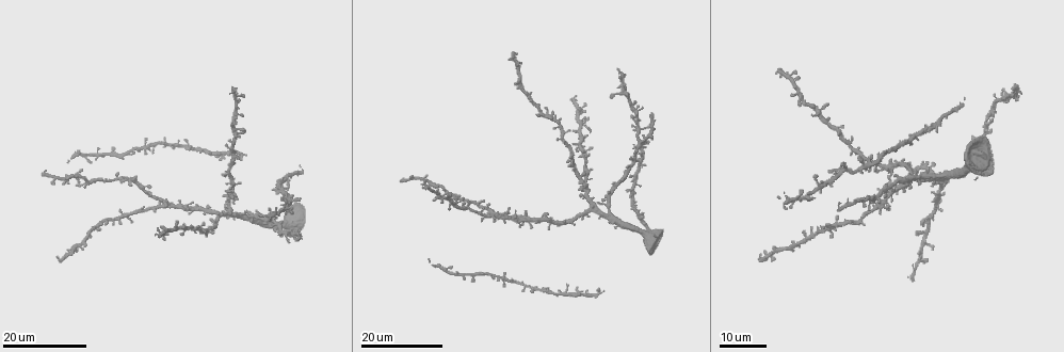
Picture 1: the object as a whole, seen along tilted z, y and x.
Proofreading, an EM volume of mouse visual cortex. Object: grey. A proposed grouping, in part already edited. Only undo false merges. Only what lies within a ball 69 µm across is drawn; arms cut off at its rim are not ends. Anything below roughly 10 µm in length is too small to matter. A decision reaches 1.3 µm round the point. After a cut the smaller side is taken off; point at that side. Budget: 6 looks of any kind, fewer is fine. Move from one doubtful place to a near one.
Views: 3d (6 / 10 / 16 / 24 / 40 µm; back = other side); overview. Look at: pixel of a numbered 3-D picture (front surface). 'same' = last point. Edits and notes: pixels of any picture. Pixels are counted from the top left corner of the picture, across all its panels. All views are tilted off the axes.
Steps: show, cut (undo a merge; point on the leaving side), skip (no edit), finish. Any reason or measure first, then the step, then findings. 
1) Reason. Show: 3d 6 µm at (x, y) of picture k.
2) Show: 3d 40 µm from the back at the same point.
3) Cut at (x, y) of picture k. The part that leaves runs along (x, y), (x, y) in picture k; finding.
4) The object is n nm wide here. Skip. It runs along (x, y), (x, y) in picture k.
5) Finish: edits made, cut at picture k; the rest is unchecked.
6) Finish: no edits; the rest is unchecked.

Three-way junction. Show: 3d 24 µm at (231, 210) of picture 1.

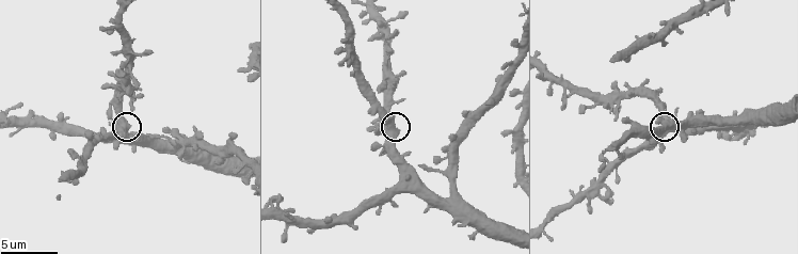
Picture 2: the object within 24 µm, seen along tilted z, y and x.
Show: 3d 10 µm at (120, 128) of picture 2.

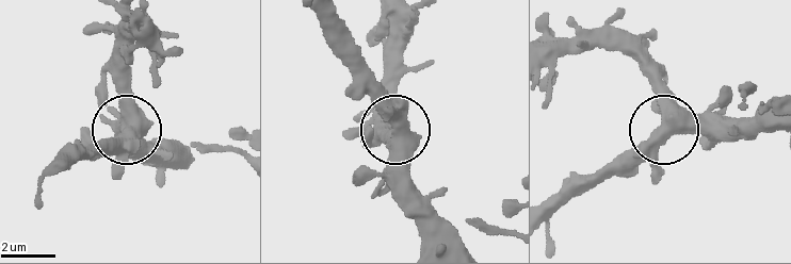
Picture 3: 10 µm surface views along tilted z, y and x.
3 arms meet here. Skip. One neuron here.

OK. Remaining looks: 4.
Thin neck. Show: 3d 10 µm at (579, 91) of picture 2.

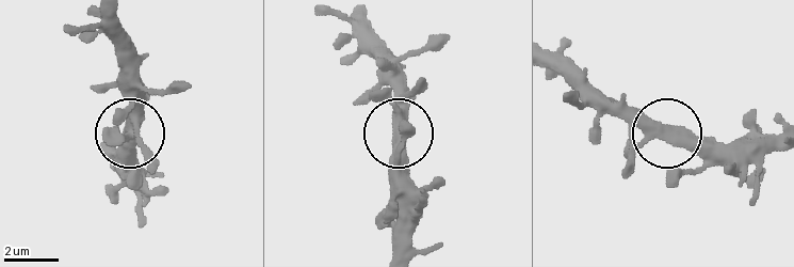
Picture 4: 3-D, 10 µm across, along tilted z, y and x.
Skip. All the same neuron.

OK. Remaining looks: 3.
Narrows sharply. Show: 3d 24 µm at (542, 110) of picture 1.

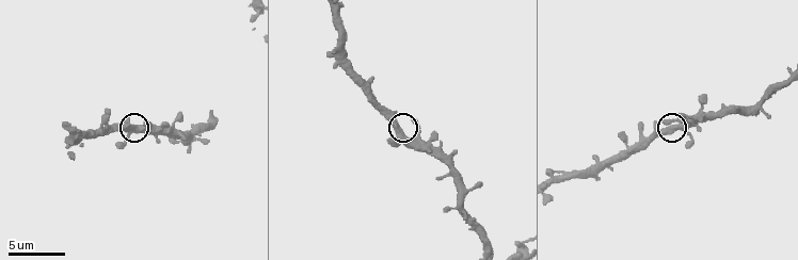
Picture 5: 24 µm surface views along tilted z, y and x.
Show: 3d 10 µm at (400, 132) of picture 5.

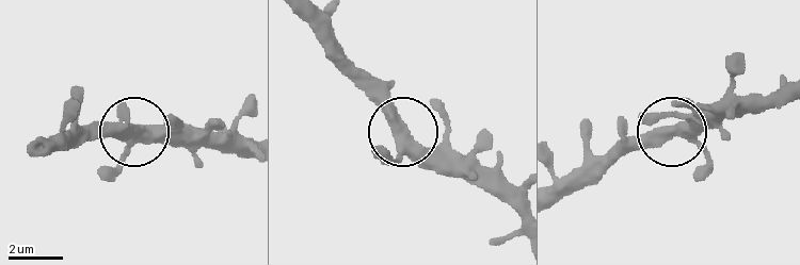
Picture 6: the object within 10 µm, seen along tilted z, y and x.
Show: 3d 10 µm from the back at (401, 125) of picture 6.

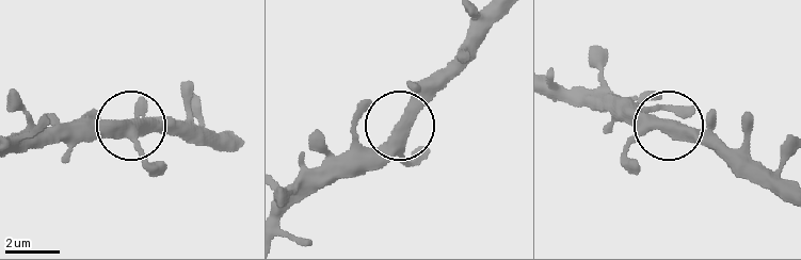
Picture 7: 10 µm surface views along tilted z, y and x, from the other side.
Skip. It runs along (284, 214), (366, 166), (445, 77) in picture 7; all the same neuron.

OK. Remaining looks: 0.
Finish: no edits; the rest is unchecked.

